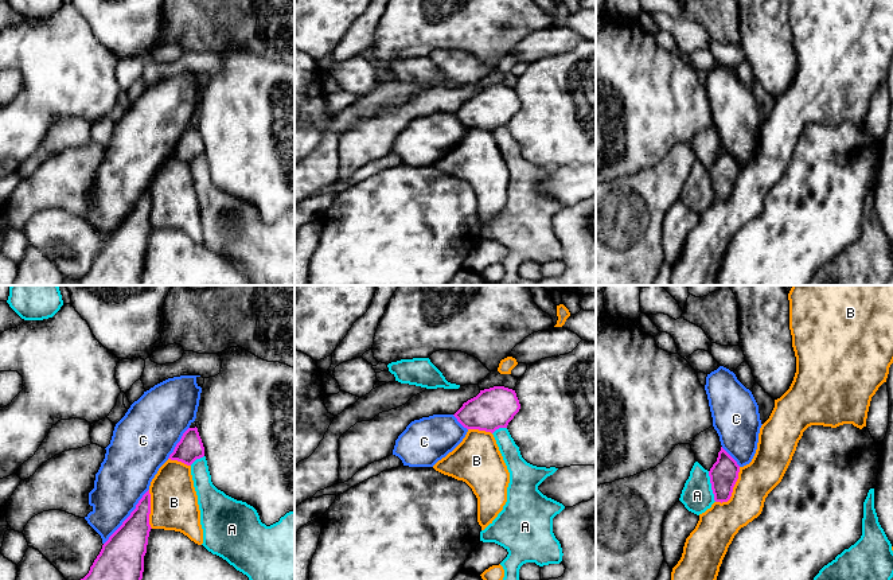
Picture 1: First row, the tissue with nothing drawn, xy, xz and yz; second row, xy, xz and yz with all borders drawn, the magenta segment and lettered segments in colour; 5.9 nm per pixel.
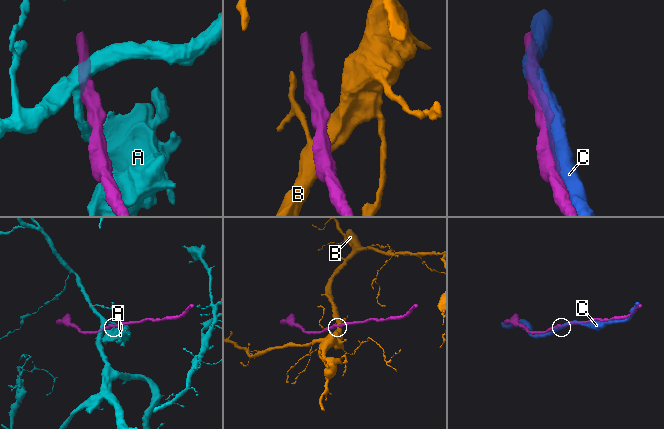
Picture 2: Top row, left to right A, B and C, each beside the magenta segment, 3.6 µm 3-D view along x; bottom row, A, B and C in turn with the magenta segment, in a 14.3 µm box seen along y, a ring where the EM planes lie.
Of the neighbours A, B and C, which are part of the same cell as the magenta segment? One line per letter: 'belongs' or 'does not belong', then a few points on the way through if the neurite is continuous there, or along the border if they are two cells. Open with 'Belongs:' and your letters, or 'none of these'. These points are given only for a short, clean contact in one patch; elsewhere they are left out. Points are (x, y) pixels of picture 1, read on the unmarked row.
Belongs: C
A: does not belong
B: does not belong
C: belongs

